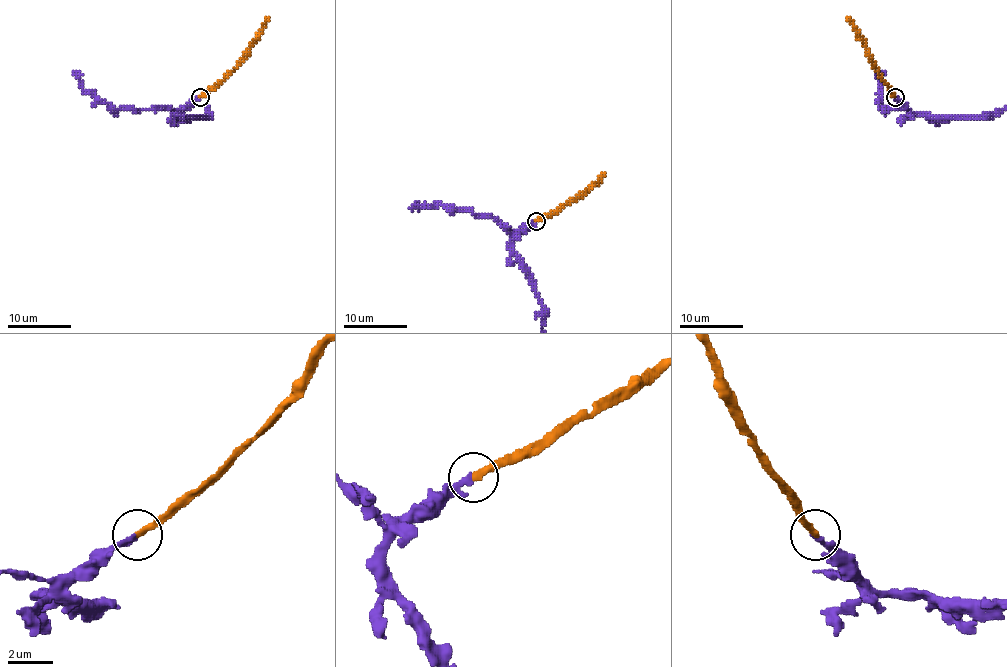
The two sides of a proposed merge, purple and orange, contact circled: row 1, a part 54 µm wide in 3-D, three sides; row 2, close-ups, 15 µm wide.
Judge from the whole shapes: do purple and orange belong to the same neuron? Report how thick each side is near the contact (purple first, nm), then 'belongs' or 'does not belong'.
240 nm thick on the purple side, 260 nm on the other; belongs

